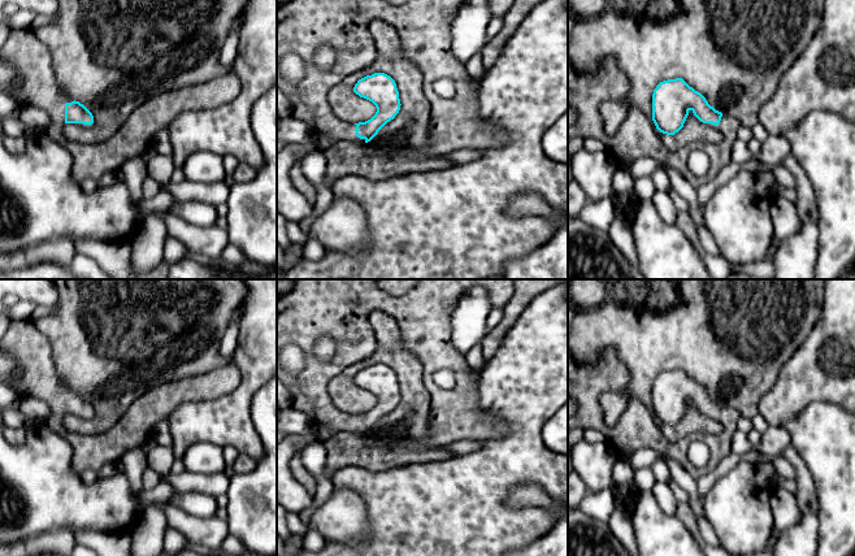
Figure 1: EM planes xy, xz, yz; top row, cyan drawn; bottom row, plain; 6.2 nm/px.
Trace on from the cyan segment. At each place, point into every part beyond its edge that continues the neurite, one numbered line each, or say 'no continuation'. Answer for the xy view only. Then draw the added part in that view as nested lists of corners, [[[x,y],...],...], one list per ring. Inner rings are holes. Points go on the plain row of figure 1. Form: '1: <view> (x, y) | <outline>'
1: xy (38, 377) | [[[12,320],[5,335],[0,340],[0,349],[10,352],[21,366],[18,377],[14,381],[9,381],[8,386],[19,396],[34,396],[48,404],[49,417],[44,425],[70,443],[74,449],[73,470],[79,475],[84,470],[94,470],[100,475],[100,470],[105,464],[121,461],[129,449],[143,446],[152,436],[156,423],[168,418],[181,404],[218,399],[234,391],[242,379],[239,369],[230,362],[205,374],[166,382],[133,401],[114,426],[100,434],[87,435],[70,433],[64,427],[65,395],[74,391],[58,378],[51,344],[34,322],[30,320]]]

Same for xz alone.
1: xz (339, 309) | [[[295,279],[294,288],[283,296],[277,297],[277,378],[287,387],[291,395],[290,407],[304,413],[312,423],[326,423],[337,433],[365,434],[356,427],[356,416],[338,409],[329,396],[329,382],[348,366],[370,357],[378,344],[369,317],[374,312],[382,312],[394,318],[402,333],[405,348],[412,351],[422,365],[422,382],[430,394],[429,439],[425,446],[446,447],[452,442],[486,440],[503,436],[512,431],[511,426],[481,408],[478,383],[481,372],[470,366],[452,343],[452,313],[460,299],[473,287],[481,286],[487,291],[492,308],[504,309],[516,290],[516,279],[425,279],[403,295],[391,295],[383,291],[377,279]],[[320,338],[331,338],[334,342],[334,356],[321,361],[313,353],[313,347]],[[288,343],[296,343],[305,352],[305,366],[296,374],[290,374],[281,365],[279,355]]]

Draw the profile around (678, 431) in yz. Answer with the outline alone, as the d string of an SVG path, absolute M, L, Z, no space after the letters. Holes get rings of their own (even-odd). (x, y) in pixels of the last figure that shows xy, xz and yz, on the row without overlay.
M689 401L683 418L678 423L674 426L660 423L660 427L670 442L678 442L689 435L719 434L722 430L717 417L700 413L693 401Z

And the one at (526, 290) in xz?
M516 279L515 294L503 310L500 323L490 330L481 342L483 359L489 360L495 355L509 329L538 294L565 281L567 279Z

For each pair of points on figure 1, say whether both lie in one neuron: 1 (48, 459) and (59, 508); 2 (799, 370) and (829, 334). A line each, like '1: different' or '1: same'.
1: same
2: same

